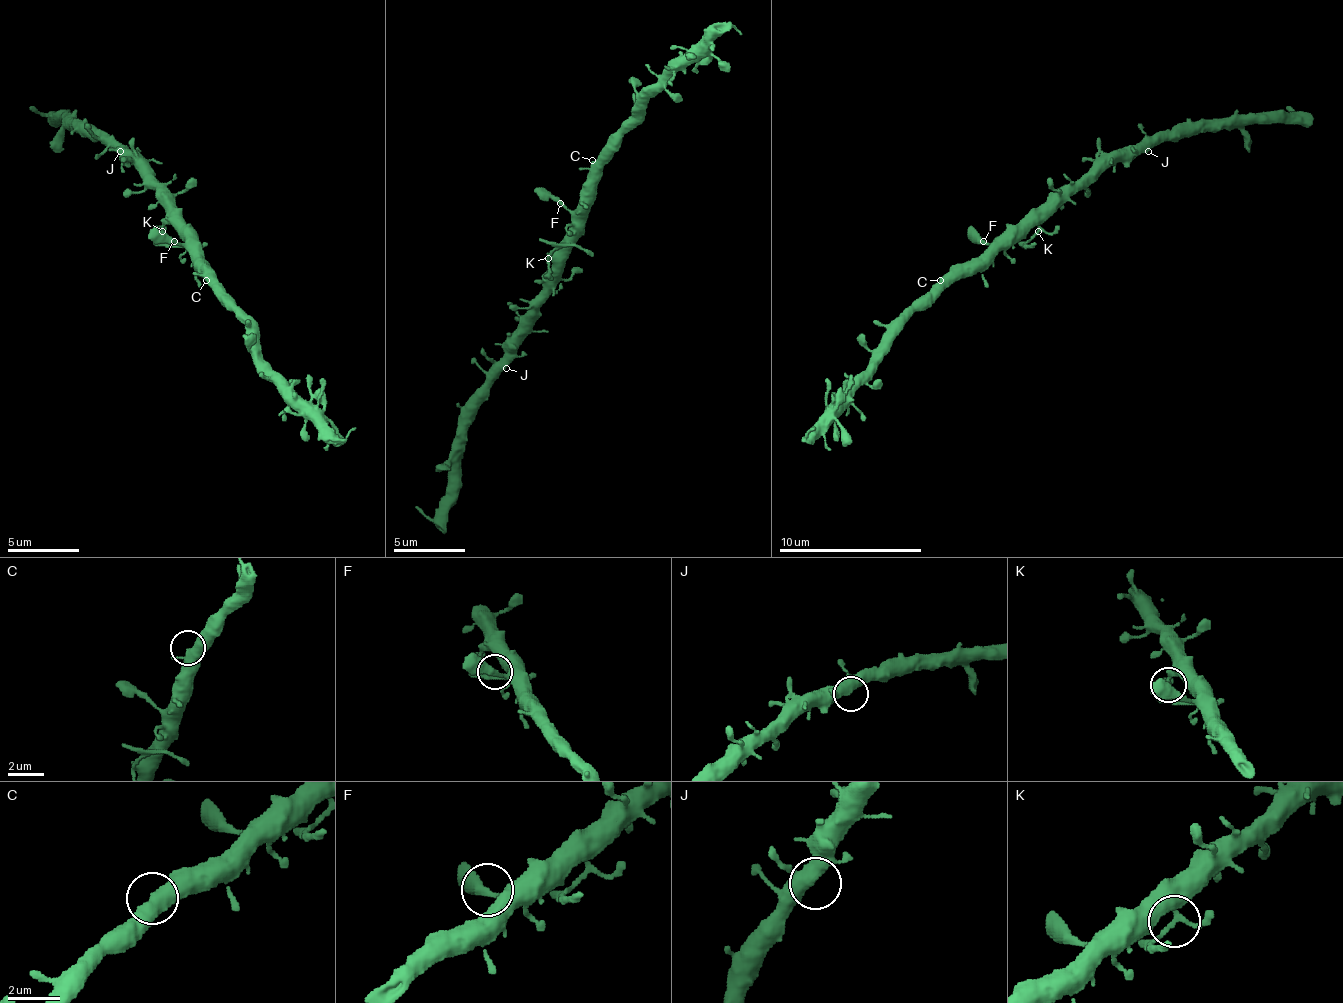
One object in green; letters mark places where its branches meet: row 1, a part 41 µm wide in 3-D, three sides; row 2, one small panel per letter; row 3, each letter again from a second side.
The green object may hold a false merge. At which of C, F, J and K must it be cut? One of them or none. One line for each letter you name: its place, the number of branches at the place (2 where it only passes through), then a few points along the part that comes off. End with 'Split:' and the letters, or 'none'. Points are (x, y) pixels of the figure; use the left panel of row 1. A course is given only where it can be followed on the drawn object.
K: Place: (162, 231). Branches: 3. Course of the part to remove: (163, 230), (174, 244), (206, 244)
Split: K

